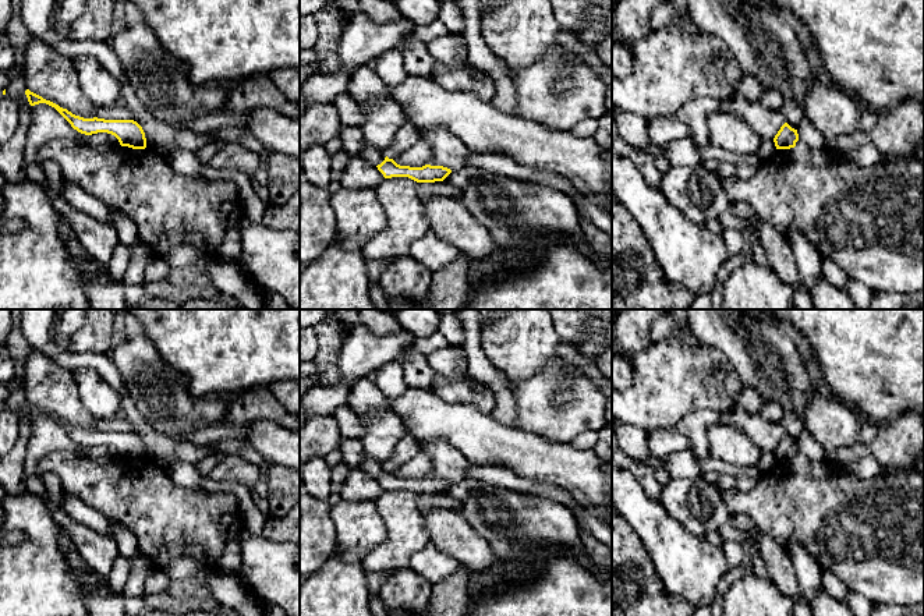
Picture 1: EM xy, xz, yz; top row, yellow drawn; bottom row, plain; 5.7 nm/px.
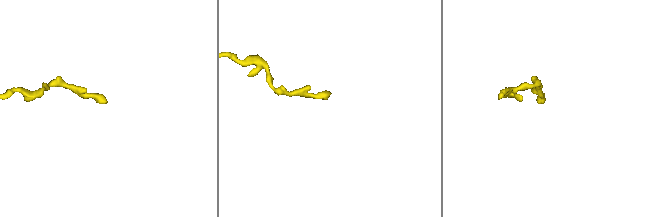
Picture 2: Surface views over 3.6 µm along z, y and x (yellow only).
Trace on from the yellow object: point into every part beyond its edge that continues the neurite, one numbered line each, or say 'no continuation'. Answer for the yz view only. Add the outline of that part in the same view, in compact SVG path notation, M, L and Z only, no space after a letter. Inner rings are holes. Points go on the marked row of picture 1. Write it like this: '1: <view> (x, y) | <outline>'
no continuation

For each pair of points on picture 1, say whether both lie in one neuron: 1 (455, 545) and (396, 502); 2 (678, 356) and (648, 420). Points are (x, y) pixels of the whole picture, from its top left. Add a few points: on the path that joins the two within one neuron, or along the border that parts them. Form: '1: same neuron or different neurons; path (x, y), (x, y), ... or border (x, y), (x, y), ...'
1: different neurons; border (421, 516), (429, 541)
2: same neuron; path (669, 371), (668, 383), (650, 404)

